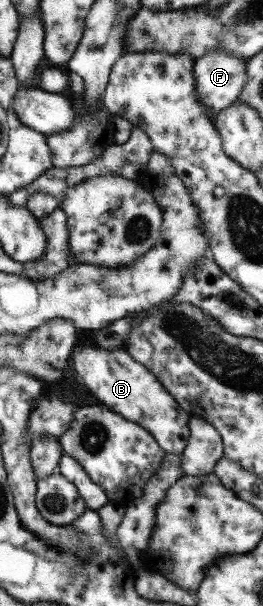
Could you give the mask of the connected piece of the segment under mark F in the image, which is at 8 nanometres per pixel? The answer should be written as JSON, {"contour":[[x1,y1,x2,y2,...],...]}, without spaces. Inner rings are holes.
{"contour":[[214,48,194,59,192,73,198,101,211,117,227,108,243,90,245,58]]}

